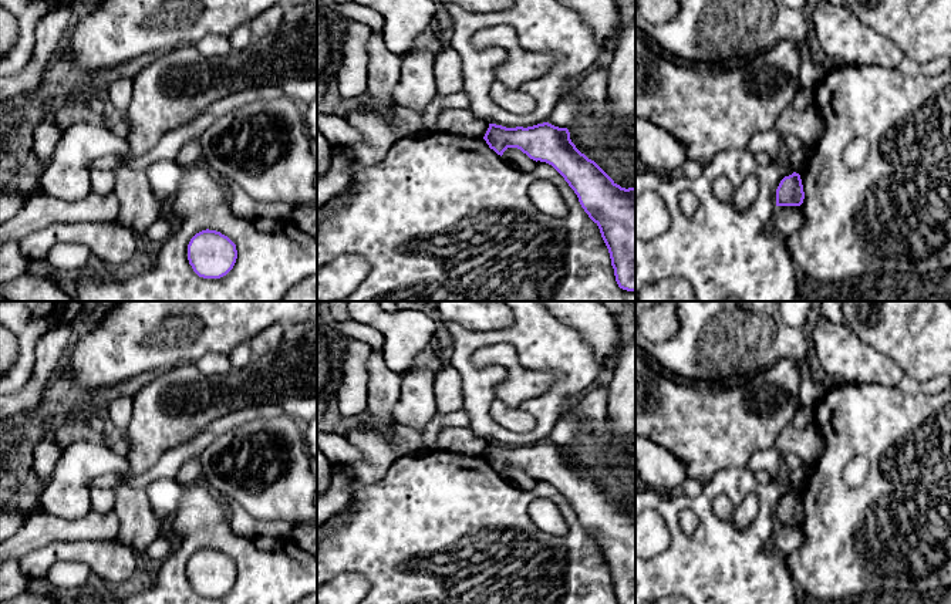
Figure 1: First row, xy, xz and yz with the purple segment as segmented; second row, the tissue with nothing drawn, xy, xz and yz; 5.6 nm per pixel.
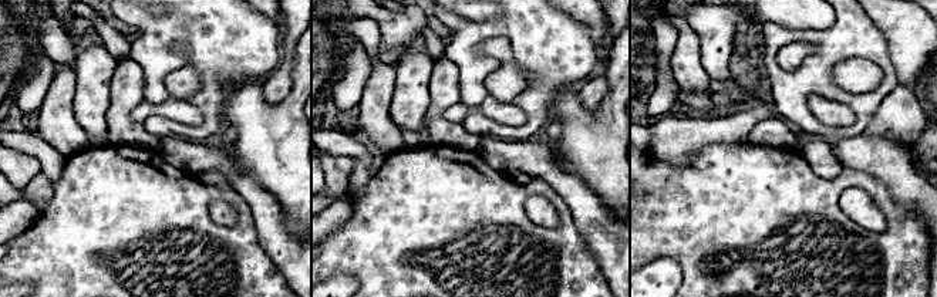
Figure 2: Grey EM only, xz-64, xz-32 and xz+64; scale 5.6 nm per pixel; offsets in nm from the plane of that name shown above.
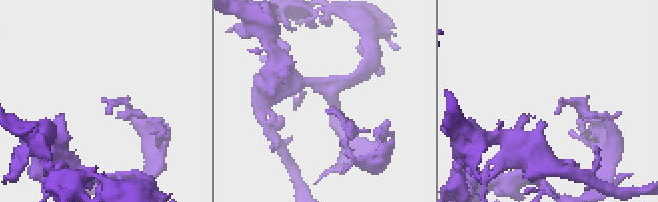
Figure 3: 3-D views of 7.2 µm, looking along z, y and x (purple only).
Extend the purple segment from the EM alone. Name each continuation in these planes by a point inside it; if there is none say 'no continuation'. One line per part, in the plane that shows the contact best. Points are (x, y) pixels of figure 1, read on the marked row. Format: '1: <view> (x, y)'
no continuation

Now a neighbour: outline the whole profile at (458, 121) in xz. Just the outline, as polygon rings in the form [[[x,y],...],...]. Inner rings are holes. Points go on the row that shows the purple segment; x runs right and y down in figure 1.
[[[445,108],[436,118],[436,132],[483,138],[489,124],[478,118],[469,108]]]

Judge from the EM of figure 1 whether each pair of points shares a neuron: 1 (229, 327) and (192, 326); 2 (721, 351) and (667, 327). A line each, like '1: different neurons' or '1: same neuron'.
1: same neuron
2: different neurons

